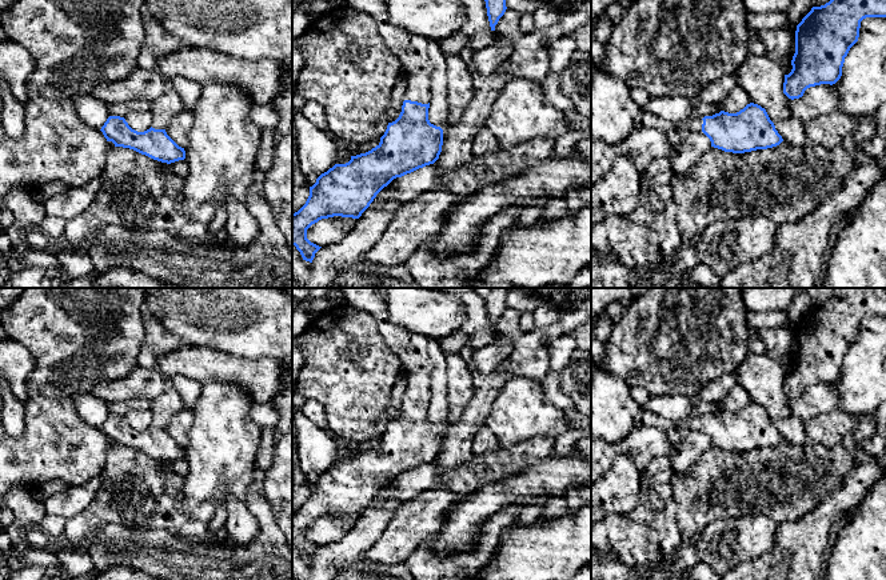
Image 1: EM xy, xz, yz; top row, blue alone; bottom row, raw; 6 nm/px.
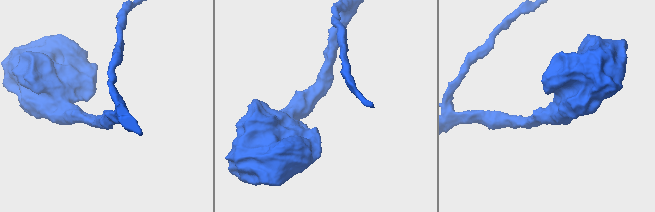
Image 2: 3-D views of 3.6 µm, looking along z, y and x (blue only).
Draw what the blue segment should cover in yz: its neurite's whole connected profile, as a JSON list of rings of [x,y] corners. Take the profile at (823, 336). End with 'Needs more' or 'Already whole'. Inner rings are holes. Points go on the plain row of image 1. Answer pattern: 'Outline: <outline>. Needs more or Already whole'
Outline: [[[831,288],[833,297],[811,309],[797,324],[793,368],[785,373],[783,392],[794,399],[810,385],[835,383],[842,375],[845,356],[858,340],[861,320],[866,316],[886,316],[886,288]]]. Already whole

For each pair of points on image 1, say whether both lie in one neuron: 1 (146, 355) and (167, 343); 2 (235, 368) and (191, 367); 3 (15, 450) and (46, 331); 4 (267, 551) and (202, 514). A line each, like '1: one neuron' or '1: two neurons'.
1: one neuron
2: one neuron
3: one neuron
4: two neurons

